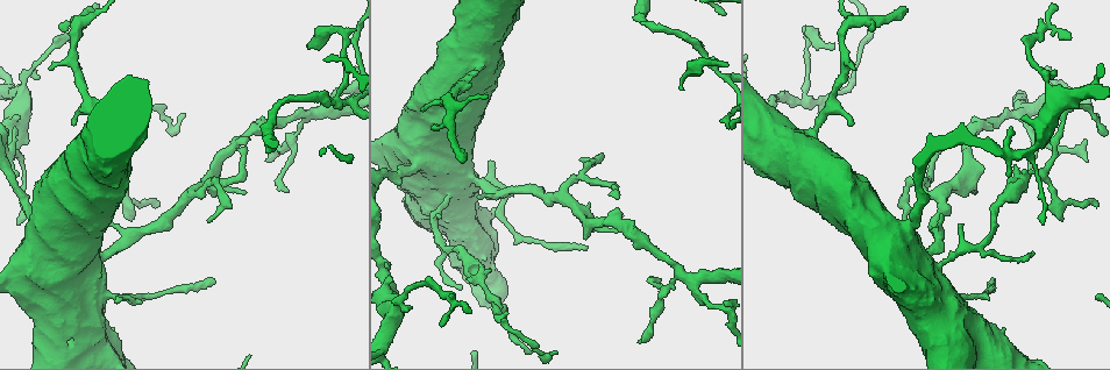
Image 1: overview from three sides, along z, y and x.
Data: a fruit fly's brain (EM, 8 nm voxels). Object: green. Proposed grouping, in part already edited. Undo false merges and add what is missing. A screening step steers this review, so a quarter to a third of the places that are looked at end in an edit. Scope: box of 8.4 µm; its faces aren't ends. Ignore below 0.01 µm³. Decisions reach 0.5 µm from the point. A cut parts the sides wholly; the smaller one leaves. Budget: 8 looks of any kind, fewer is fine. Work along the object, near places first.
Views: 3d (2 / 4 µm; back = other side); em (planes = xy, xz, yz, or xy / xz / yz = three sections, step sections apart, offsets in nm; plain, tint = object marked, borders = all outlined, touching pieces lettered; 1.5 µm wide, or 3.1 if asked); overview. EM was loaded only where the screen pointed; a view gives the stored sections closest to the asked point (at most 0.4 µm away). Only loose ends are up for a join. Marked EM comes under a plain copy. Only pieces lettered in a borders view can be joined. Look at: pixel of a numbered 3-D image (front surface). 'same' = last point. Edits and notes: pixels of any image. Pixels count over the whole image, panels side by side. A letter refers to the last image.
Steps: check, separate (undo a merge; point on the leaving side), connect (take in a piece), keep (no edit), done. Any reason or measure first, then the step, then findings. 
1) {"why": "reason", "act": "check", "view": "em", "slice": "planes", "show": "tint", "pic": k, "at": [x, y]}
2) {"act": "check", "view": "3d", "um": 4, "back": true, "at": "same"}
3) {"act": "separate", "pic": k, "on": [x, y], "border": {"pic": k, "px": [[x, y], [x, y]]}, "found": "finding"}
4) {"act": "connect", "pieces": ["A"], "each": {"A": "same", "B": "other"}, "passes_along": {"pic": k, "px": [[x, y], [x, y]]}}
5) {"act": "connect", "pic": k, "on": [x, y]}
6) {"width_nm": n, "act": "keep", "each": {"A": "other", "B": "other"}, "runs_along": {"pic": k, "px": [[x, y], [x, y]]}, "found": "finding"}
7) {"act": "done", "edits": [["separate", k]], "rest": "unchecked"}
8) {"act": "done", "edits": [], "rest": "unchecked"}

{"why": "sudden change in width", "act": "check", "view": "em", "slice": "yz", "step": 4, "show": "tint", "pic": 1, "at": [930, 250]}

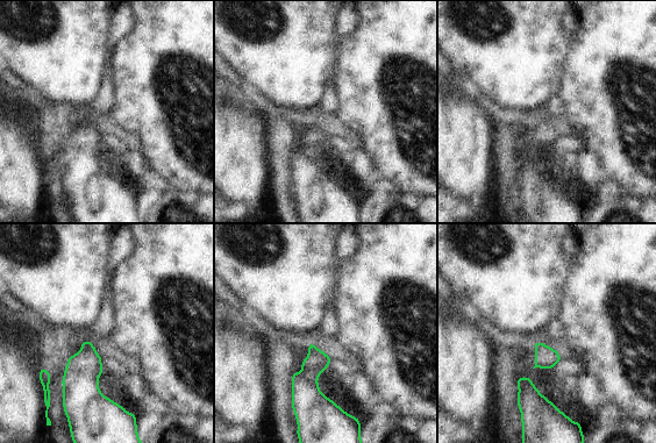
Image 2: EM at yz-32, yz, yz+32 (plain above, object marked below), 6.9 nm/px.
{"act": "check", "view": "em", "slice": "planes", "show": "tint", "at": "same"}

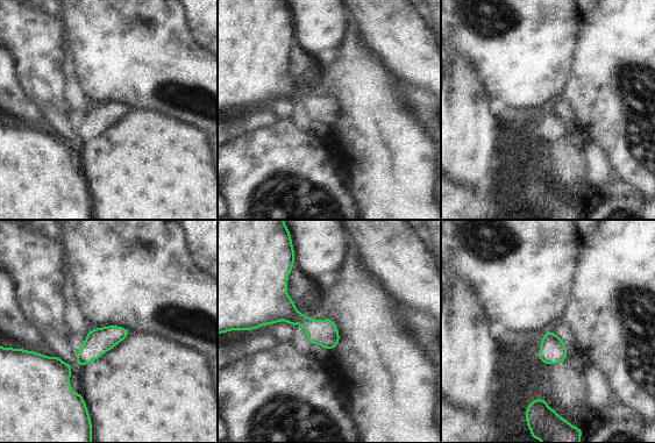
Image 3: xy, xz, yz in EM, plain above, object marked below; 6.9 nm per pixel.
{"act": "check", "view": "em", "slice": "planes", "show": "borders", "at": "same"}

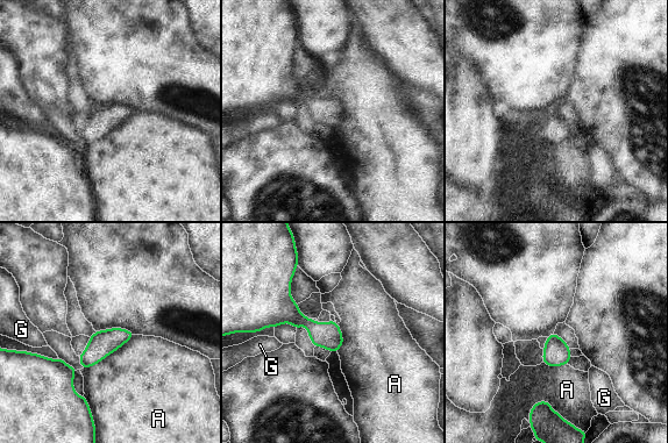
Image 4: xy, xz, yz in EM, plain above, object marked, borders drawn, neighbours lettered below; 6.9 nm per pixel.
{"width_nm": 170, "longest_contact_nm": ["A", 420], "act": "keep", "each": {"A": "other", "G": "other"}, "found": "one neuron here"}

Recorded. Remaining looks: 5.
{"why": "free end", "act": "check", "view": "em", "slice": "planes", "show": "borders", "pic": 1, "at": [611, 193]}

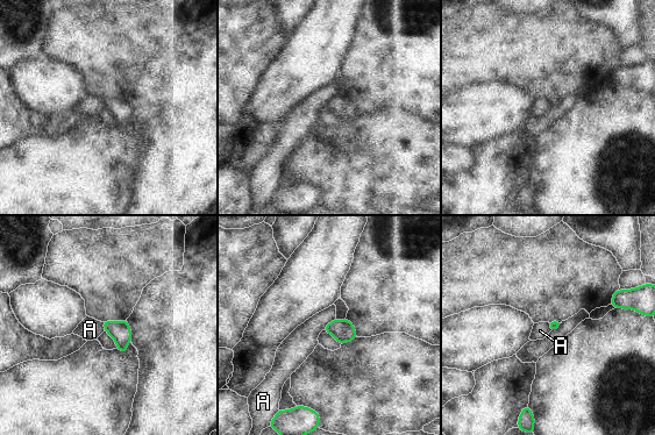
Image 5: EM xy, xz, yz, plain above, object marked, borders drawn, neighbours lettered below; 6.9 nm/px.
{"act": "keep", "each": {"A": "other"}, "border": {"pic": 5, "px": [[335, 318], [322, 329]]}, "found": "no lettered piece goes on from it"}

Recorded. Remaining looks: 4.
{"why": "four or more arms meet", "act": "check", "view": "em", "slice": "yz", "step": 4, "show": "borders", "pic": 1, "at": [806, 102]}

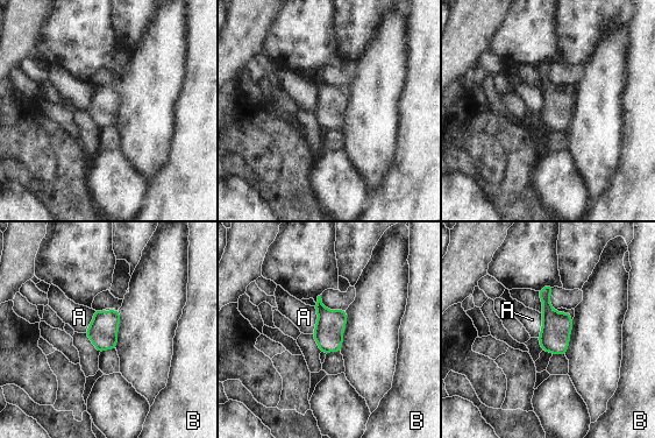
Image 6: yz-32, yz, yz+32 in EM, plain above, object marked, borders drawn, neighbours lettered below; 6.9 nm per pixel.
{"why": "cut it another way", "act": "check", "view": "em", "slice": "planes", "show": "borders", "at": "same"}

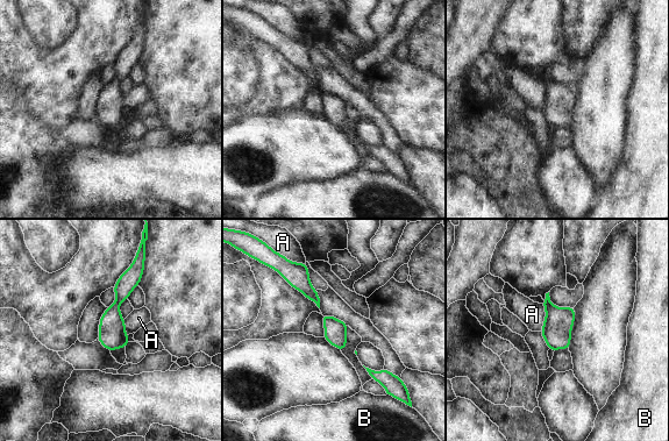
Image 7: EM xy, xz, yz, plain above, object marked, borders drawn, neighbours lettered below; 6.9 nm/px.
{"act": "keep", "each": {"A": "other", "B": "other"}, "border": {"pic": 7, "px": [[543, 304], [545, 320], [540, 331]]}, "found": "one neuron here"}

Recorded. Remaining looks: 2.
{"act": "done", "edits": [], "rest": "unchecked"}

